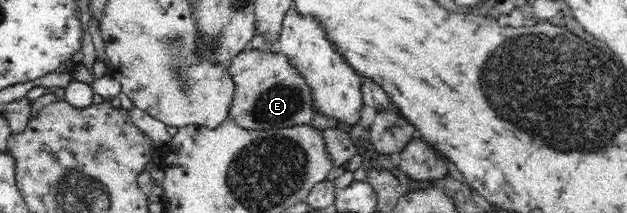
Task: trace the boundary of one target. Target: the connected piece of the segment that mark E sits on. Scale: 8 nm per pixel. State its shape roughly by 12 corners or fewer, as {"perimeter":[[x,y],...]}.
{"perimeter":[[247,48],[226,71],[228,119],[260,131],[317,111],[283,54]]}

